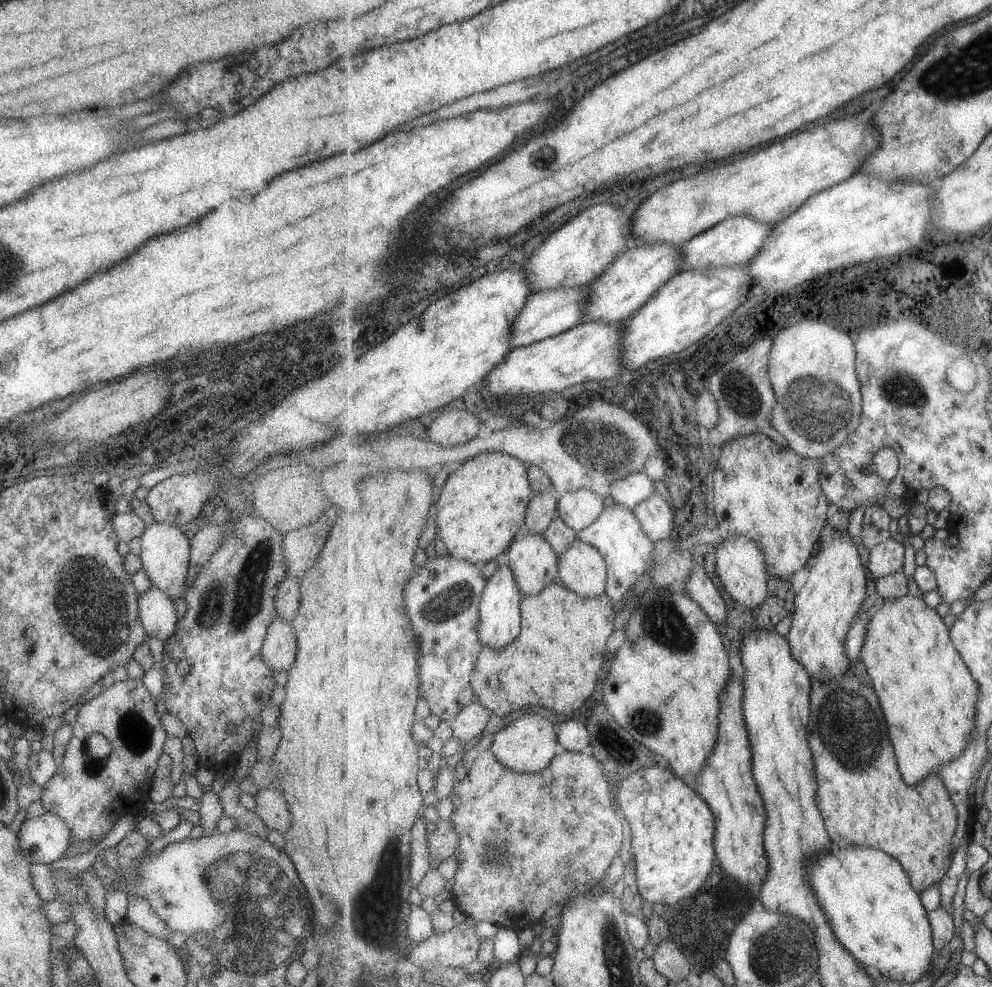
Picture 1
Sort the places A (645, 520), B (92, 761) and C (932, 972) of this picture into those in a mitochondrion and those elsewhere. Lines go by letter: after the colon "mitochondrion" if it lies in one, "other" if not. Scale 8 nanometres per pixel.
A: other
B: mitochondrion
C: other

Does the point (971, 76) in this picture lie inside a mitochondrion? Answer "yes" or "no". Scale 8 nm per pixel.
yes

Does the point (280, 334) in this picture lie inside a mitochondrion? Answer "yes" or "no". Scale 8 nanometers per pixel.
no

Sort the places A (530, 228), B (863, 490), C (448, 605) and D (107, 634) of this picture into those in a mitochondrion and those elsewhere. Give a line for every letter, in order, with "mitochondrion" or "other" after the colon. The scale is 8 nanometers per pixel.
A: other
B: other
C: mitochondrion
D: mitochondrion

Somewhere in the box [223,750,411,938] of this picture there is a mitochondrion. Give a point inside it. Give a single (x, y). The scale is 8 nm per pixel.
(373, 906)

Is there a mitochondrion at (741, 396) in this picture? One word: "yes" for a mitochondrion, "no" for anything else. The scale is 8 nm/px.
yes

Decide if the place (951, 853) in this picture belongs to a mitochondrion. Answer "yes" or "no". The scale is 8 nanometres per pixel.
no

